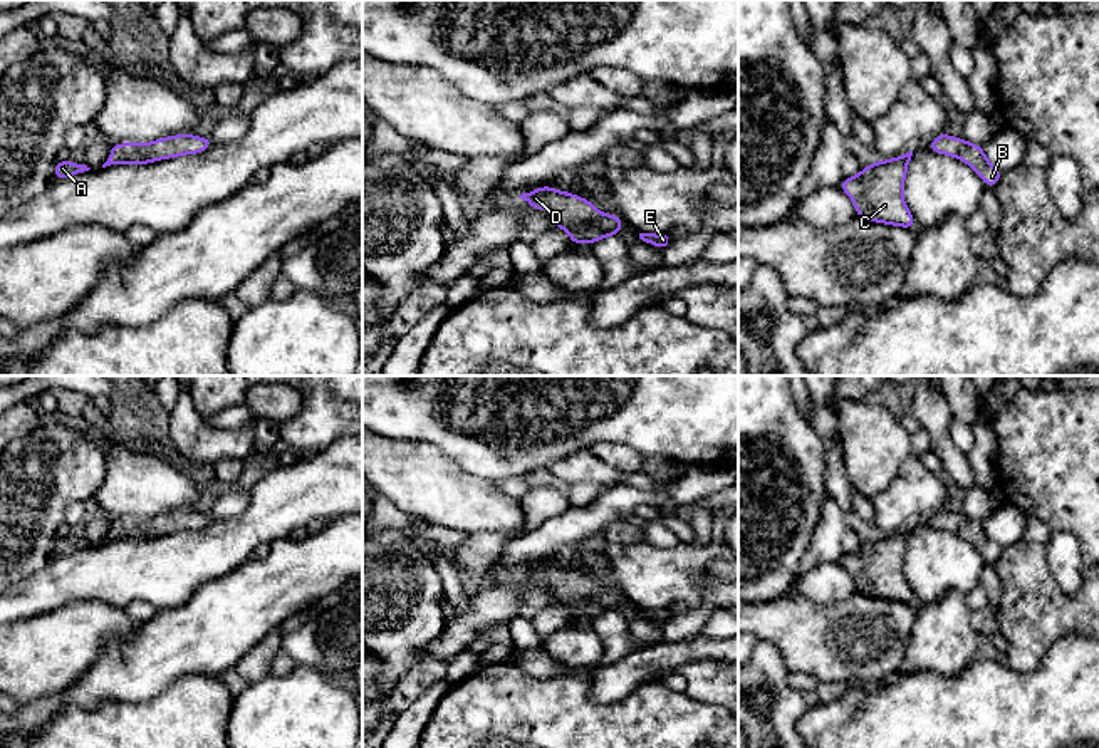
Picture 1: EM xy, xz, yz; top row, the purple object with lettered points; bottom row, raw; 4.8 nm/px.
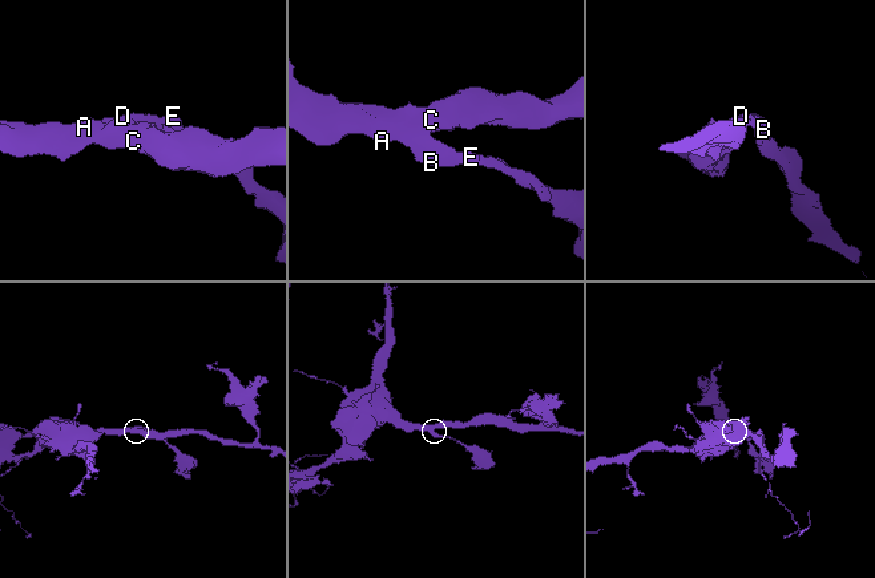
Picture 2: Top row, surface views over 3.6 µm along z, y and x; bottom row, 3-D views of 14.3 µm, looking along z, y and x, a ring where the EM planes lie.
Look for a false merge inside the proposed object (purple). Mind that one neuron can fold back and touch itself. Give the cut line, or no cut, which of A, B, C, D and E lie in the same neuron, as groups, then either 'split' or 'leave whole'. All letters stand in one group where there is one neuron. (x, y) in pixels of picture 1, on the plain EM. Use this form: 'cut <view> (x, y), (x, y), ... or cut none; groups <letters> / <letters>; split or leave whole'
cut none; groups A B C D E; leave whole

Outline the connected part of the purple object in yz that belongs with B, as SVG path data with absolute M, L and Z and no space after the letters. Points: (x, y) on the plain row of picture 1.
M941 508L926 520L926 523L933 528L961 535L977 547L990 565L993 565L1002 553L1002 547L987 535L983 522L971 520L963 513L951 513L950 510Z

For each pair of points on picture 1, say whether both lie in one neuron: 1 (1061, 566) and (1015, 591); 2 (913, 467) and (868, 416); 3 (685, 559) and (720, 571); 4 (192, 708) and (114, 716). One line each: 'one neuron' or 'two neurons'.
1: two neurons
2: two neurons
3: two neurons
4: one neuron

